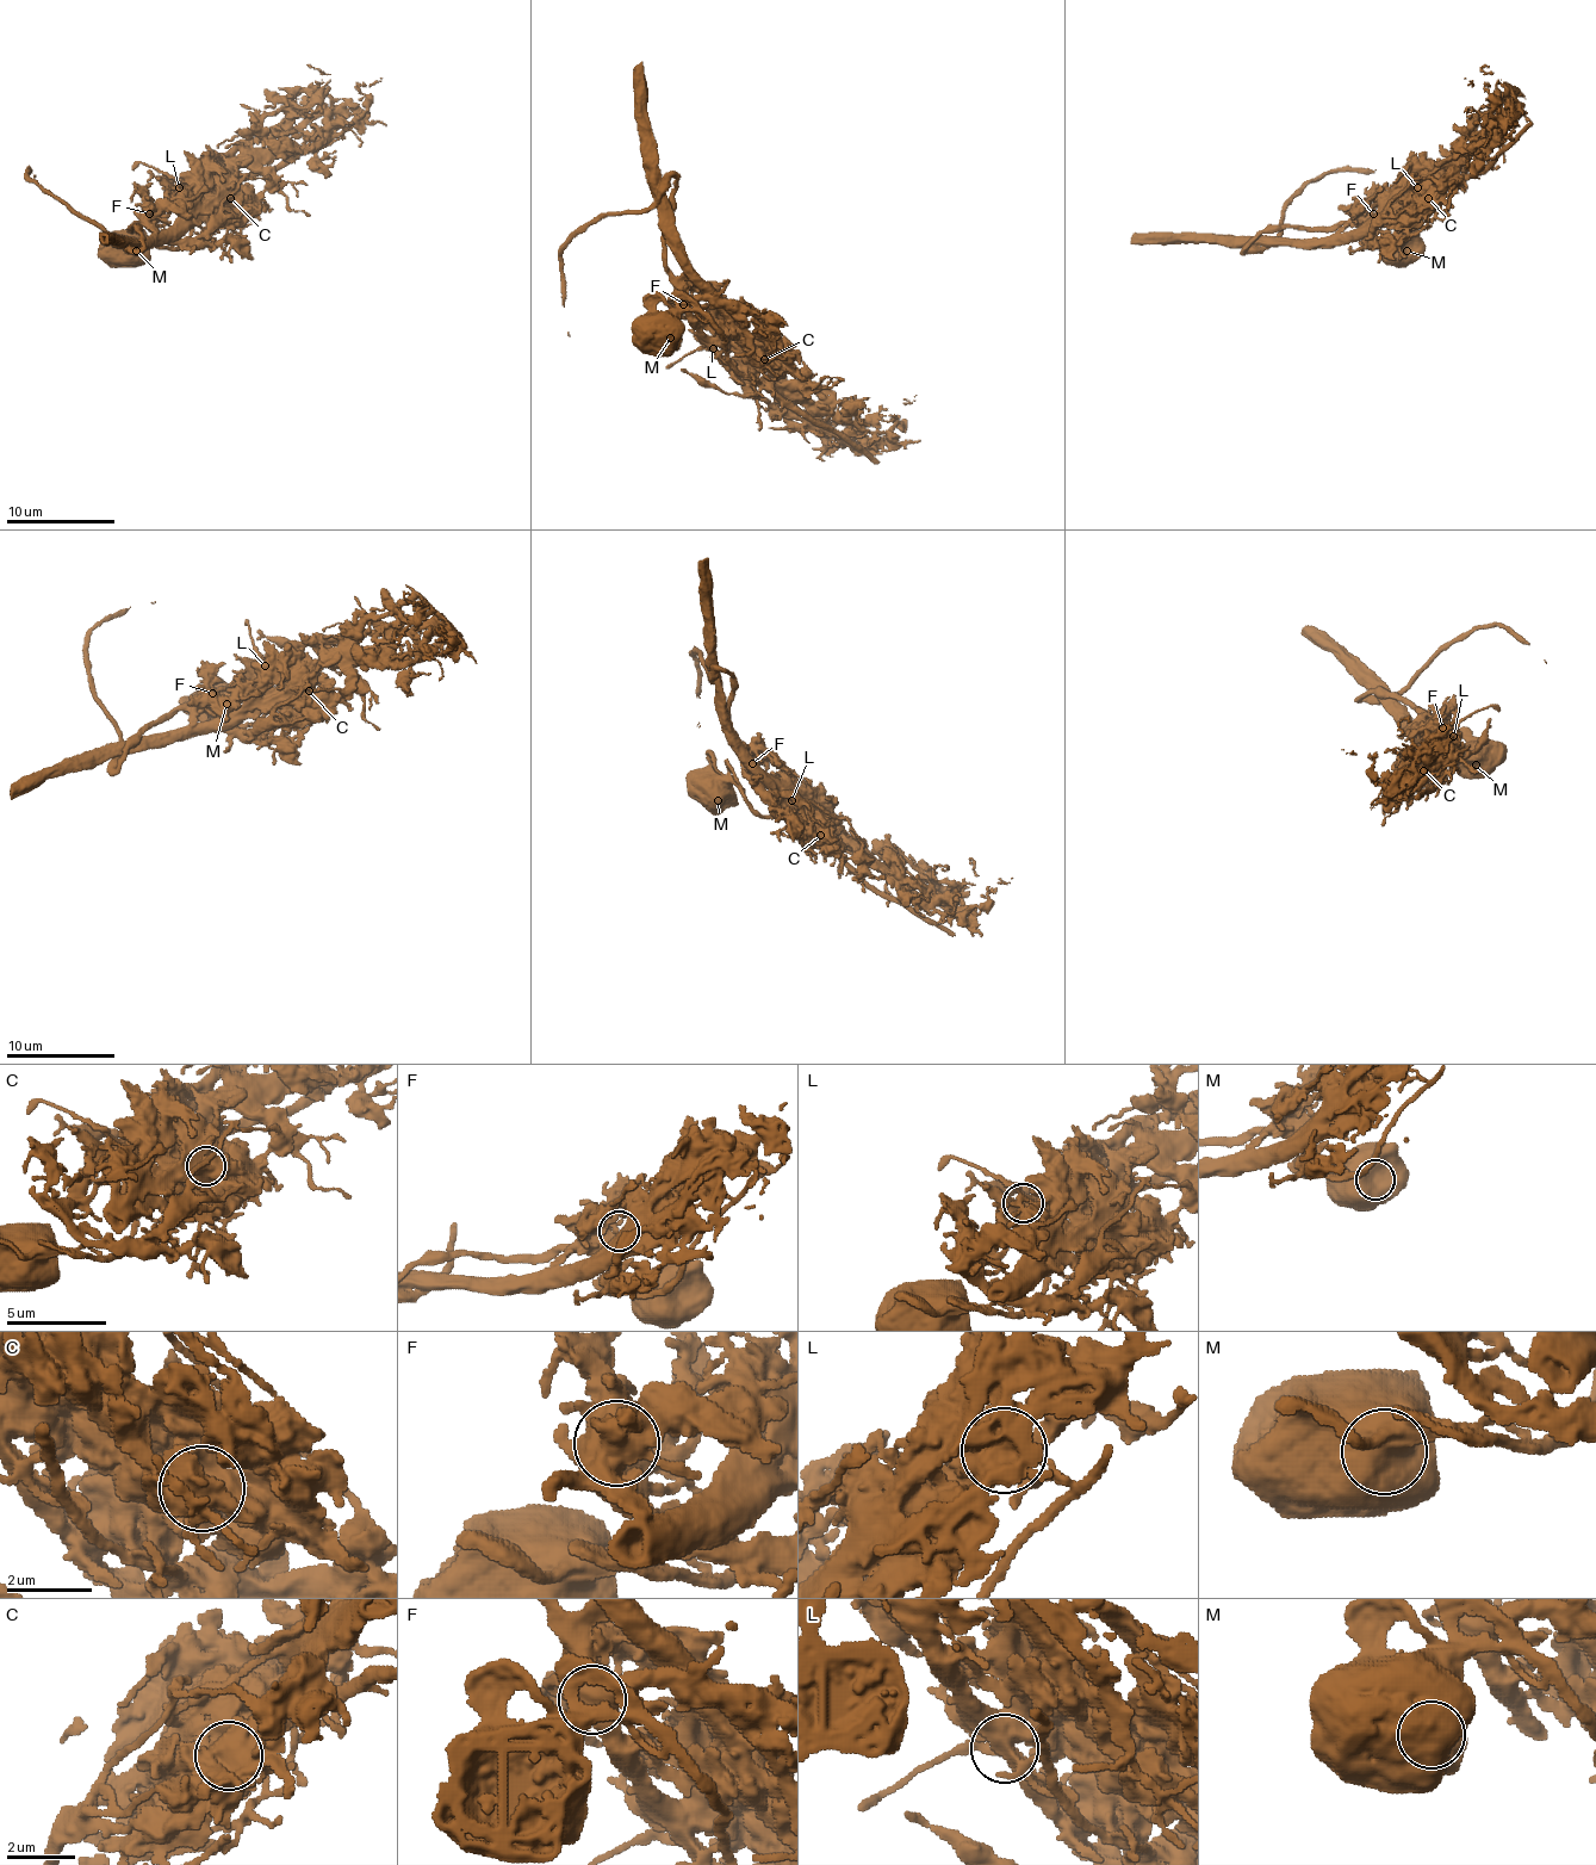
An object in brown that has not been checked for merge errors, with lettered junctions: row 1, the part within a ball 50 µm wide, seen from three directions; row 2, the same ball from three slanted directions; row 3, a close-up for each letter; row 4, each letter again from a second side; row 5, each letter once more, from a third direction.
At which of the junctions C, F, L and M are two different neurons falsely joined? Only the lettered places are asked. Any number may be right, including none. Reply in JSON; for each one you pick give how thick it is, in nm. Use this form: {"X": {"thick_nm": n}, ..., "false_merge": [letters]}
{"C": {"thick_nm": 700}, "L": {"thick_nm": 550}, "false_merge": ["C", "L"]}

